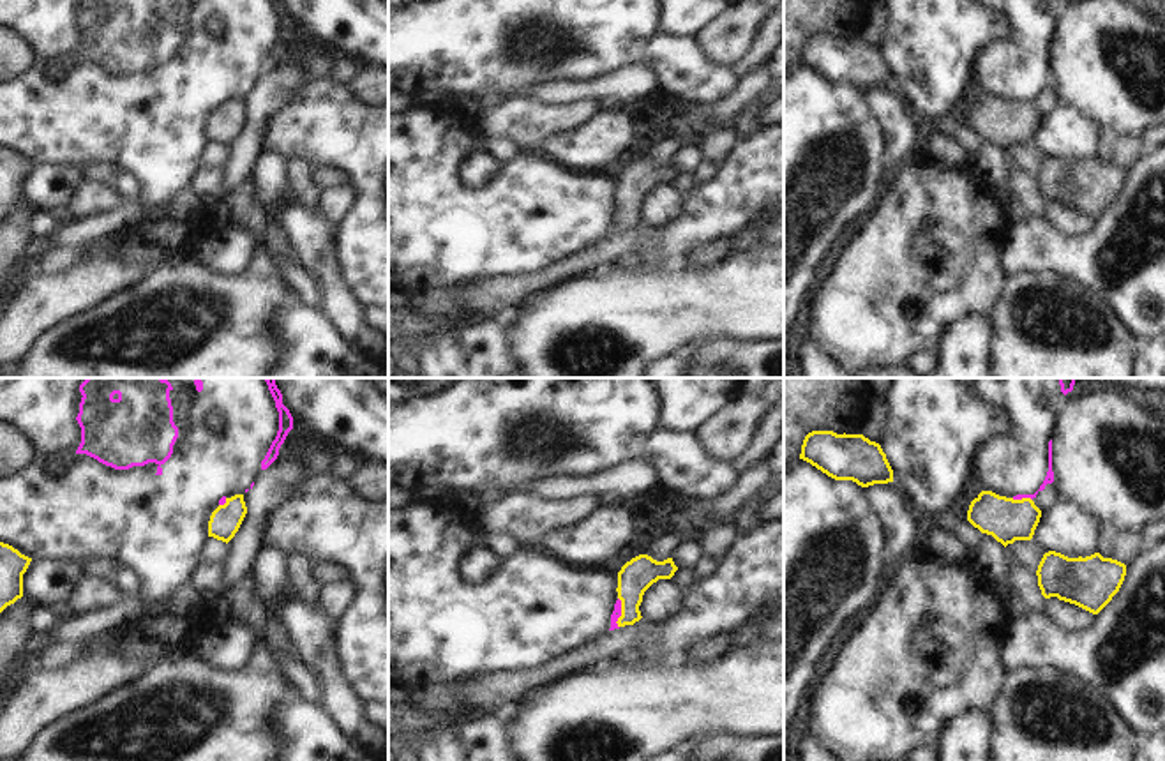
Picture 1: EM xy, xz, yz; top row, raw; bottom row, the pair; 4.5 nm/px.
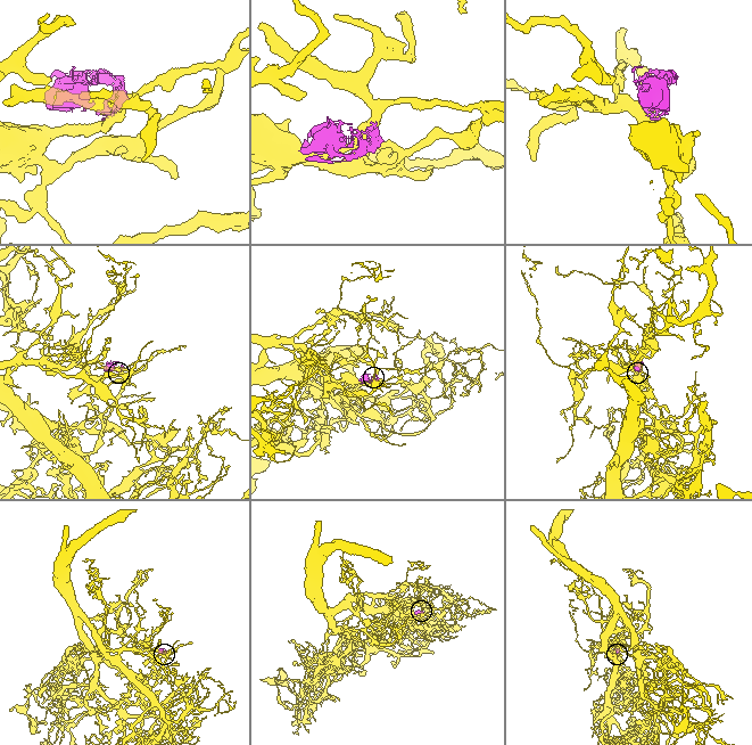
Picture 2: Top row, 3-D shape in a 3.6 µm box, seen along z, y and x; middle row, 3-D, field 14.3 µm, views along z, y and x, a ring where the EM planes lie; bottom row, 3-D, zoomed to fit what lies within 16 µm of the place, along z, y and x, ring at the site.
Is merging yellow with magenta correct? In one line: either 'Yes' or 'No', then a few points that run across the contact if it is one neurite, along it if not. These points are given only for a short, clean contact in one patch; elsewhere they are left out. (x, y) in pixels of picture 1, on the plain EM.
No. Line: xz (618, 202), (618, 232).

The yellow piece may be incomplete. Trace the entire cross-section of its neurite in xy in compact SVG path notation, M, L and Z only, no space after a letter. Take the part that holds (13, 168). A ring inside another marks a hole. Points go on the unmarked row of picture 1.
M0 147L0 217L23 201L23 178L32 162Z

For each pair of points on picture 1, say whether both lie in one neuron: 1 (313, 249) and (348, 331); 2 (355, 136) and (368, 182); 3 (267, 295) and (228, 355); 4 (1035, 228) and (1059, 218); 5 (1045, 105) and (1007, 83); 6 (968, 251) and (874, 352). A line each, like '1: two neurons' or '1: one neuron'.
1: one neuron
2: one neuron
3: one neuron
4: two neurons
5: two neurons
6: one neuron

